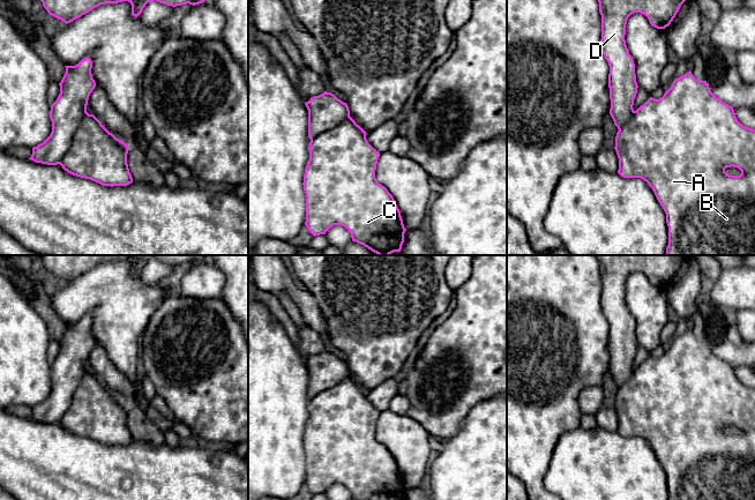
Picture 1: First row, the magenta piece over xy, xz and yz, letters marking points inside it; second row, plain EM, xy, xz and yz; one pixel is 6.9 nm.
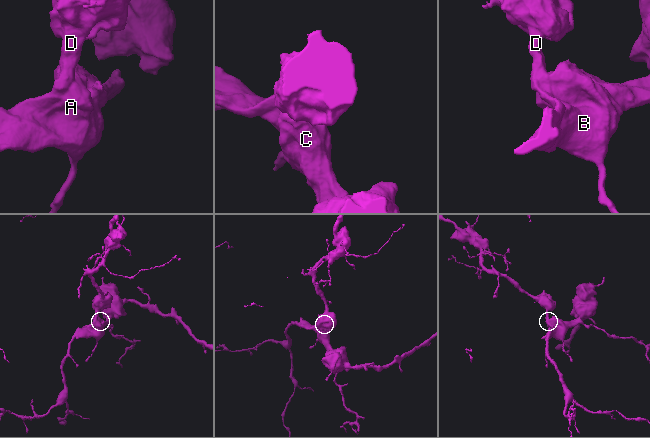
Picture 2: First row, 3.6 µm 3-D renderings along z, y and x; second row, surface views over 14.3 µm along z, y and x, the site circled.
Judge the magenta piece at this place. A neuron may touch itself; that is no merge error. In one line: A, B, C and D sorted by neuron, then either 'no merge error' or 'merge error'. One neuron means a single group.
groups A B C / D; merge error

